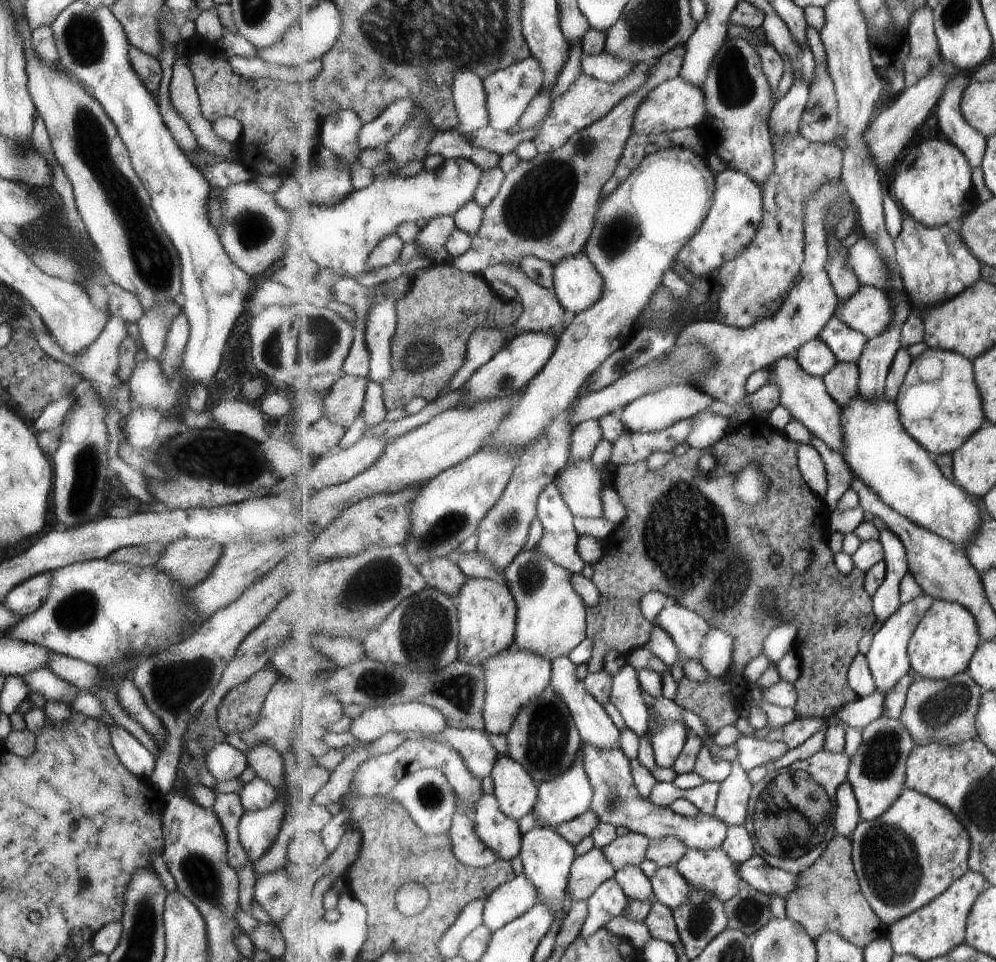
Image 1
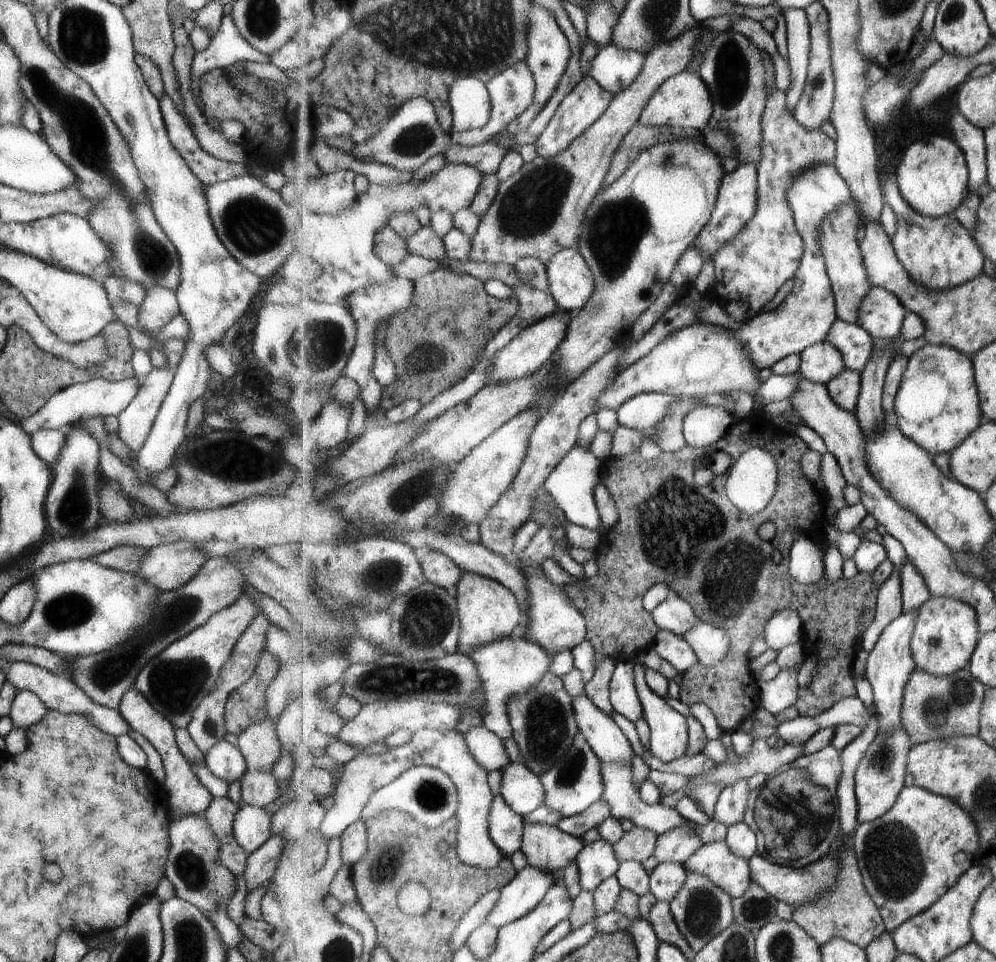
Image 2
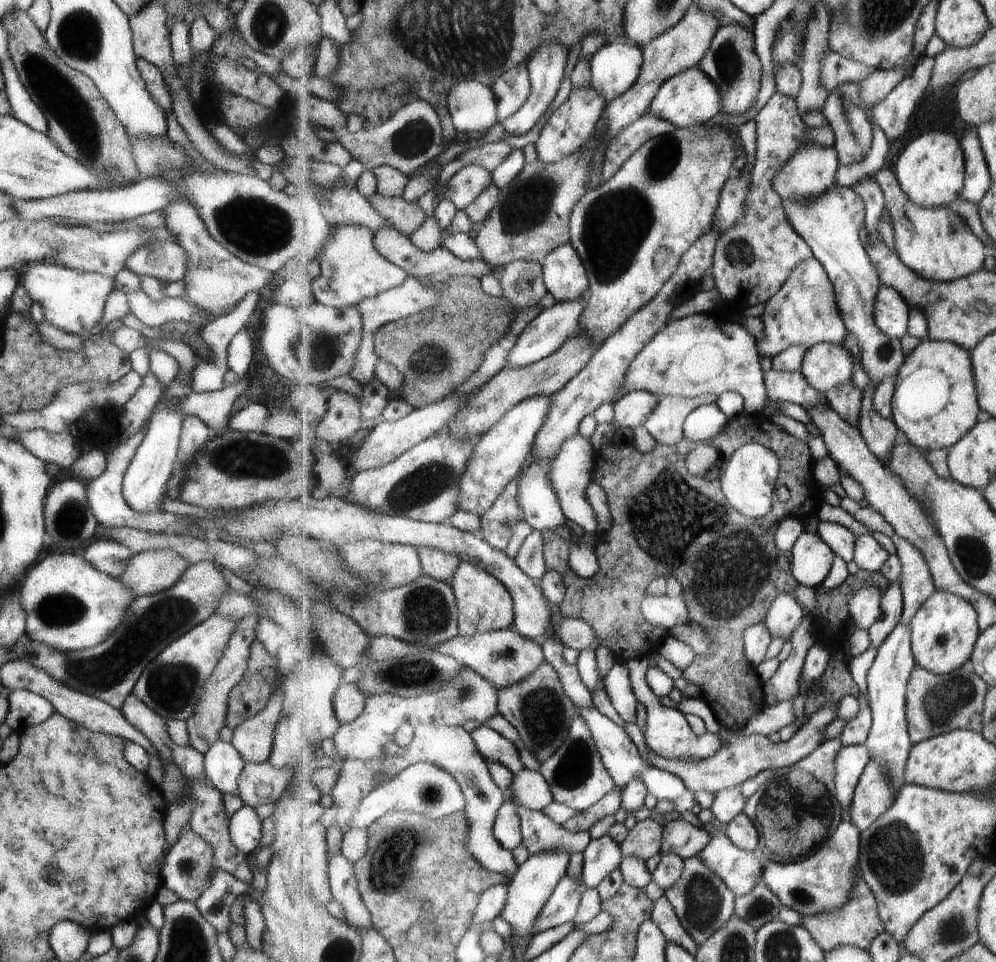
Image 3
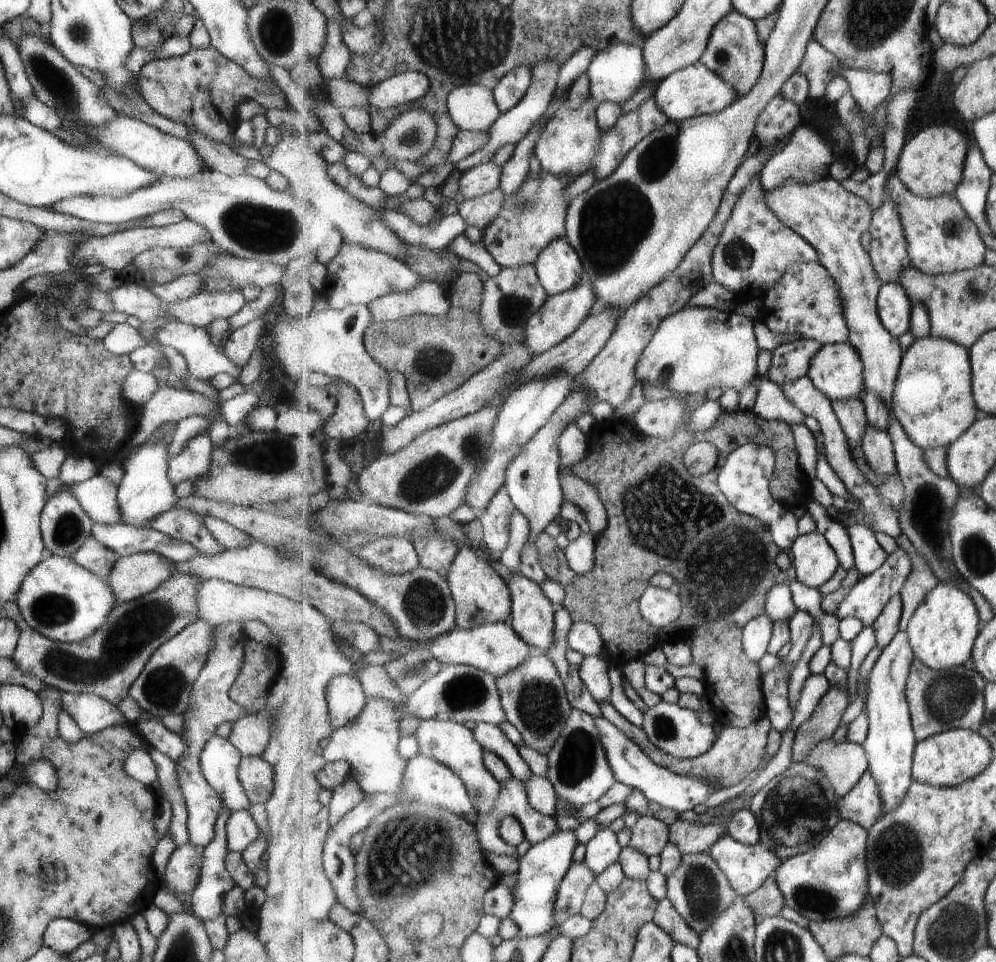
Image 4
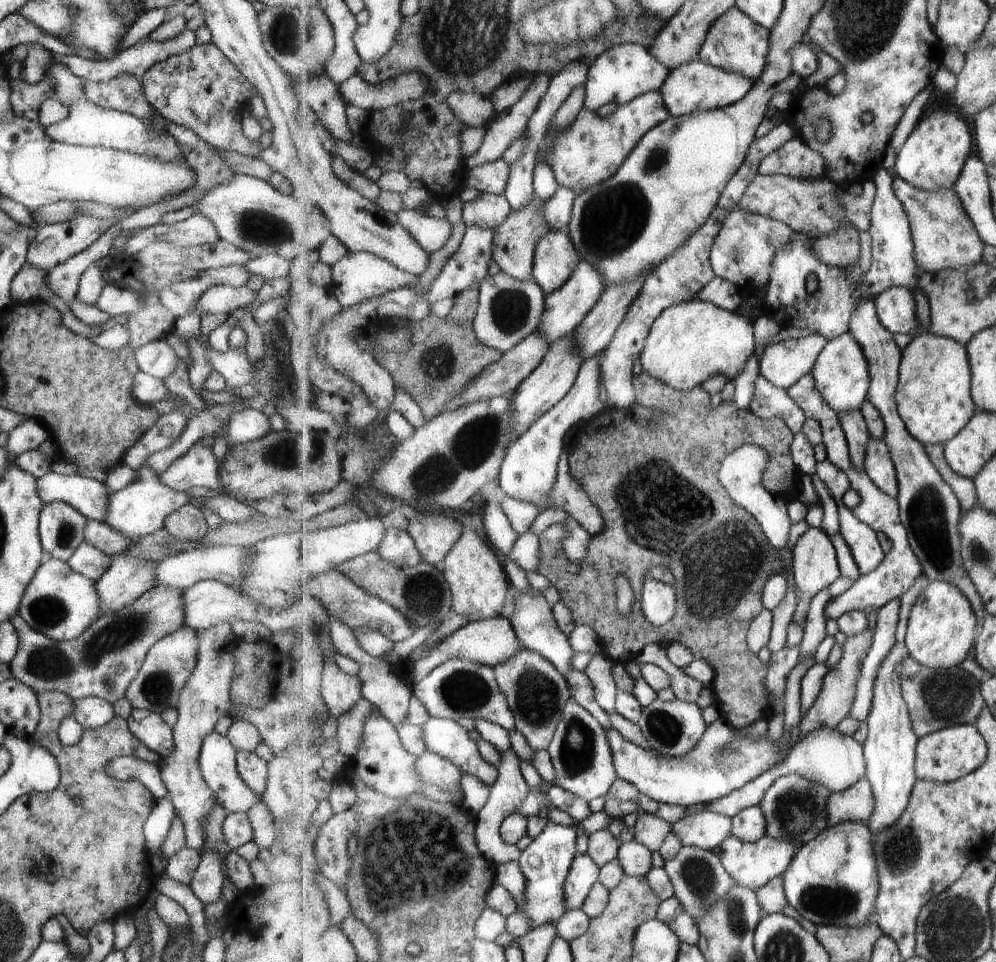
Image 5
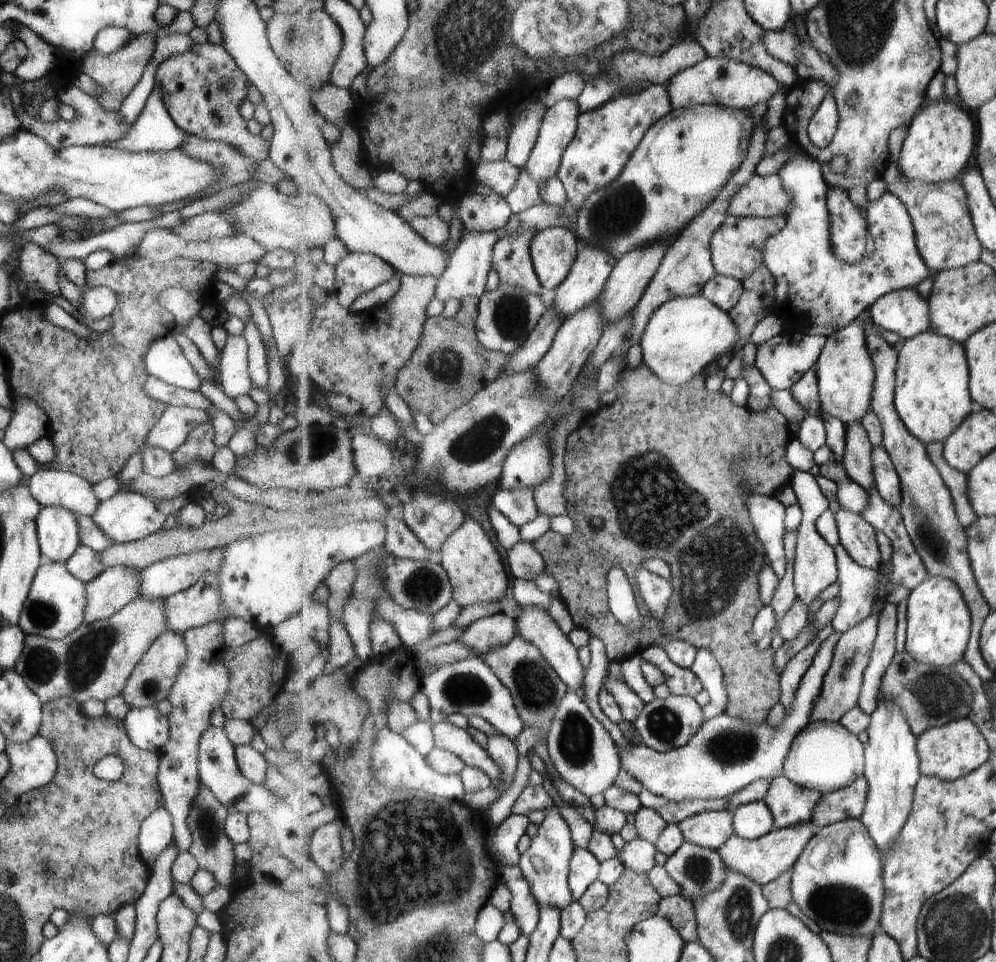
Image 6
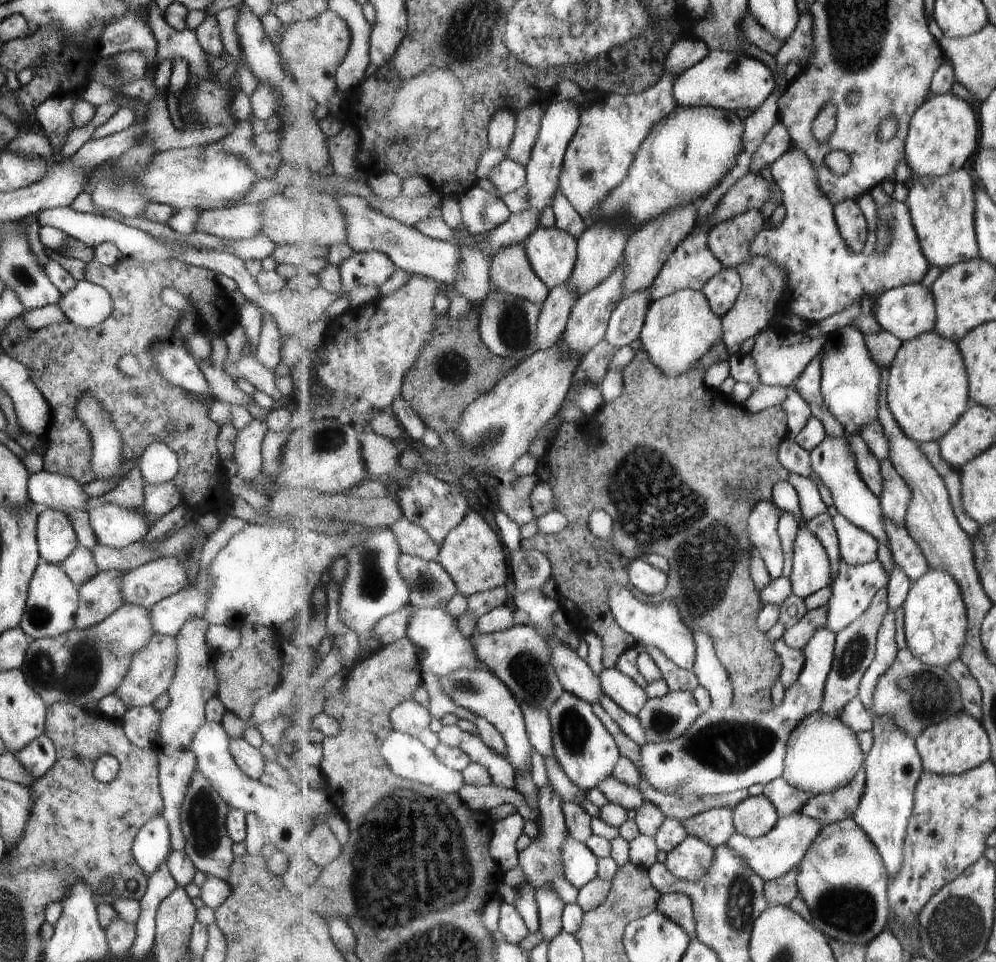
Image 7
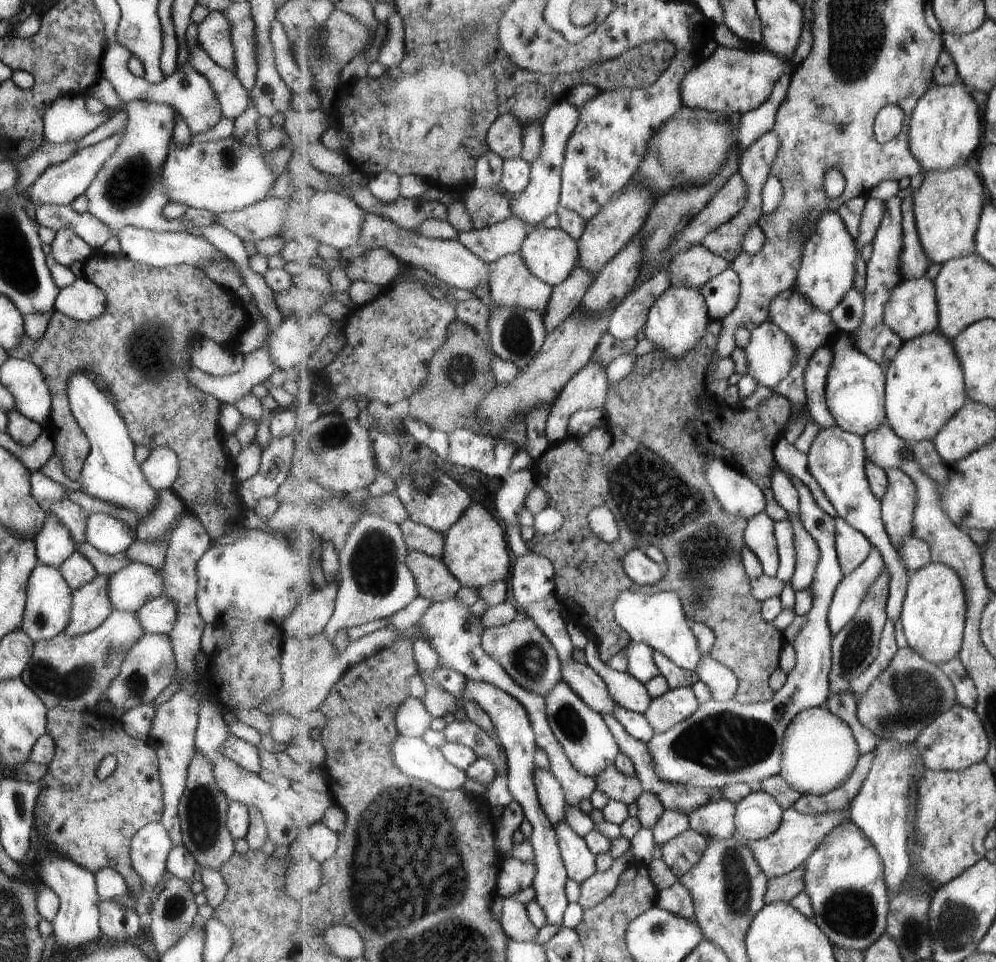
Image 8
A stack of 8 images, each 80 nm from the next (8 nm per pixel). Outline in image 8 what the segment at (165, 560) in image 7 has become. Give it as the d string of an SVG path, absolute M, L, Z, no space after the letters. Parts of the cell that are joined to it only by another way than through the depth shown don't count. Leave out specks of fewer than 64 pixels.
M129 563L108 576L108 599L112 610L136 611L163 592L158 568L143 563Z

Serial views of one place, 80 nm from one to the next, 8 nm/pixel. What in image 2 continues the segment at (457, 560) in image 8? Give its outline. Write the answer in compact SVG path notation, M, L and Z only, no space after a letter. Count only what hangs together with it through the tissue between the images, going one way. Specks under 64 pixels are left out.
M464 571L454 593L458 600L461 623L458 644L460 655L467 656L479 647L490 645L499 639L508 639L515 632L515 628L522 624L522 608L516 594L498 580Z

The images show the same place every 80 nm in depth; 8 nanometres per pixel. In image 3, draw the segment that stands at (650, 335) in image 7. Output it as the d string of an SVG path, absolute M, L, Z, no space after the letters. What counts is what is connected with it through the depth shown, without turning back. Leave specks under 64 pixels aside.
M716 313L683 317L678 321L671 321L660 330L637 355L629 367L624 390L616 396L616 400L620 401L631 391L647 391L660 397L713 397L735 391L744 398L745 414L761 415L768 394L759 360L761 357L756 338L739 324L725 320Z

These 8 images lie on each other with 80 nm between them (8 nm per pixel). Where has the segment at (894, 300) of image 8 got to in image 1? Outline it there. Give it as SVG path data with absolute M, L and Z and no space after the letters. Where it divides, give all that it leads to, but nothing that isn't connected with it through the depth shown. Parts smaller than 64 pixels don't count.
M866 286L838 305L835 316L867 339L888 331L896 322L892 298L883 289Z

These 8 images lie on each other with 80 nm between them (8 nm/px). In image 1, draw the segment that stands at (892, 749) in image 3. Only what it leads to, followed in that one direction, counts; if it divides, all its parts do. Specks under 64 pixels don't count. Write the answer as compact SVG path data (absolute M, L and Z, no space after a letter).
M923 593L915 600L901 605L892 615L888 618L881 628L874 634L873 642L870 651L866 654L868 663L874 676L877 688L879 691L886 694L901 680L904 676L909 674L912 669L911 660L909 658L908 648L911 642L913 633L917 630L921 619L924 618L926 612L936 602L932 596Z

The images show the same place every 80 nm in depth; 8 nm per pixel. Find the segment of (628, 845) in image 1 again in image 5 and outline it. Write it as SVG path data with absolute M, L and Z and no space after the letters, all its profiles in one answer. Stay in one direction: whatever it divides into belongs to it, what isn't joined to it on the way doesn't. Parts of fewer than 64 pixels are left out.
M640 810L635 827L635 841L644 844L650 851L659 853L665 839L672 833L672 824L664 818Z

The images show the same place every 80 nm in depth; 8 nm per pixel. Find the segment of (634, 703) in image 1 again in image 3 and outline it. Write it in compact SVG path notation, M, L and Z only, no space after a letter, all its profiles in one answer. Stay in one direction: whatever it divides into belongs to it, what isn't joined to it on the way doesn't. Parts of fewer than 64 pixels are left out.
M617 664L606 676L604 686L623 720L629 725L637 725L638 701L627 675L626 664Z

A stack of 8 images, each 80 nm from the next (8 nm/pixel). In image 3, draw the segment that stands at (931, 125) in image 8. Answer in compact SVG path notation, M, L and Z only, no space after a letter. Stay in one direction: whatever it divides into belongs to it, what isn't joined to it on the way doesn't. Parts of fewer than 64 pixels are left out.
M930 131L912 140L898 156L894 172L907 196L925 208L949 206L962 198L966 160L960 140L947 132Z

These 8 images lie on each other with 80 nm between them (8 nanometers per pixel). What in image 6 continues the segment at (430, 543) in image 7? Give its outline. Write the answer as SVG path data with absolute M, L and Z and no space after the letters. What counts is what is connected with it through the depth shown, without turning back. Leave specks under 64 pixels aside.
M389 517L385 525L388 530L388 537L385 541L385 548L393 557L422 561L434 558L434 554L421 542L421 539L413 532L412 528L404 522L399 522Z

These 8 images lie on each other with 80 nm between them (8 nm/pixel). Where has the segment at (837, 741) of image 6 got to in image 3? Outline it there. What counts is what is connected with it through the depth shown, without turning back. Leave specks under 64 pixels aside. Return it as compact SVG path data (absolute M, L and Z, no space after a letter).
M866 742L844 746L835 759L837 796L846 813L851 808L861 775L871 759L872 754Z

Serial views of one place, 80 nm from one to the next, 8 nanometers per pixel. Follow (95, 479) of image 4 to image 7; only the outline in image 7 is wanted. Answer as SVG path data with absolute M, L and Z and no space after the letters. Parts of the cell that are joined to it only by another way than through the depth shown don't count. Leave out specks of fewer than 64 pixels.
M41 469L29 475L26 482L28 500L50 509L77 509L87 511L88 496L83 485L67 475Z

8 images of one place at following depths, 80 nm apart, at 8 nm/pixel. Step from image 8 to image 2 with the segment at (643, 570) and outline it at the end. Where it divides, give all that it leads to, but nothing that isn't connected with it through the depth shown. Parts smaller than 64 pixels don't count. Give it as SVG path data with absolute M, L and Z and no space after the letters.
M679 595L674 599L662 602L649 613L649 619L659 628L670 630L680 637L703 622L693 607Z

